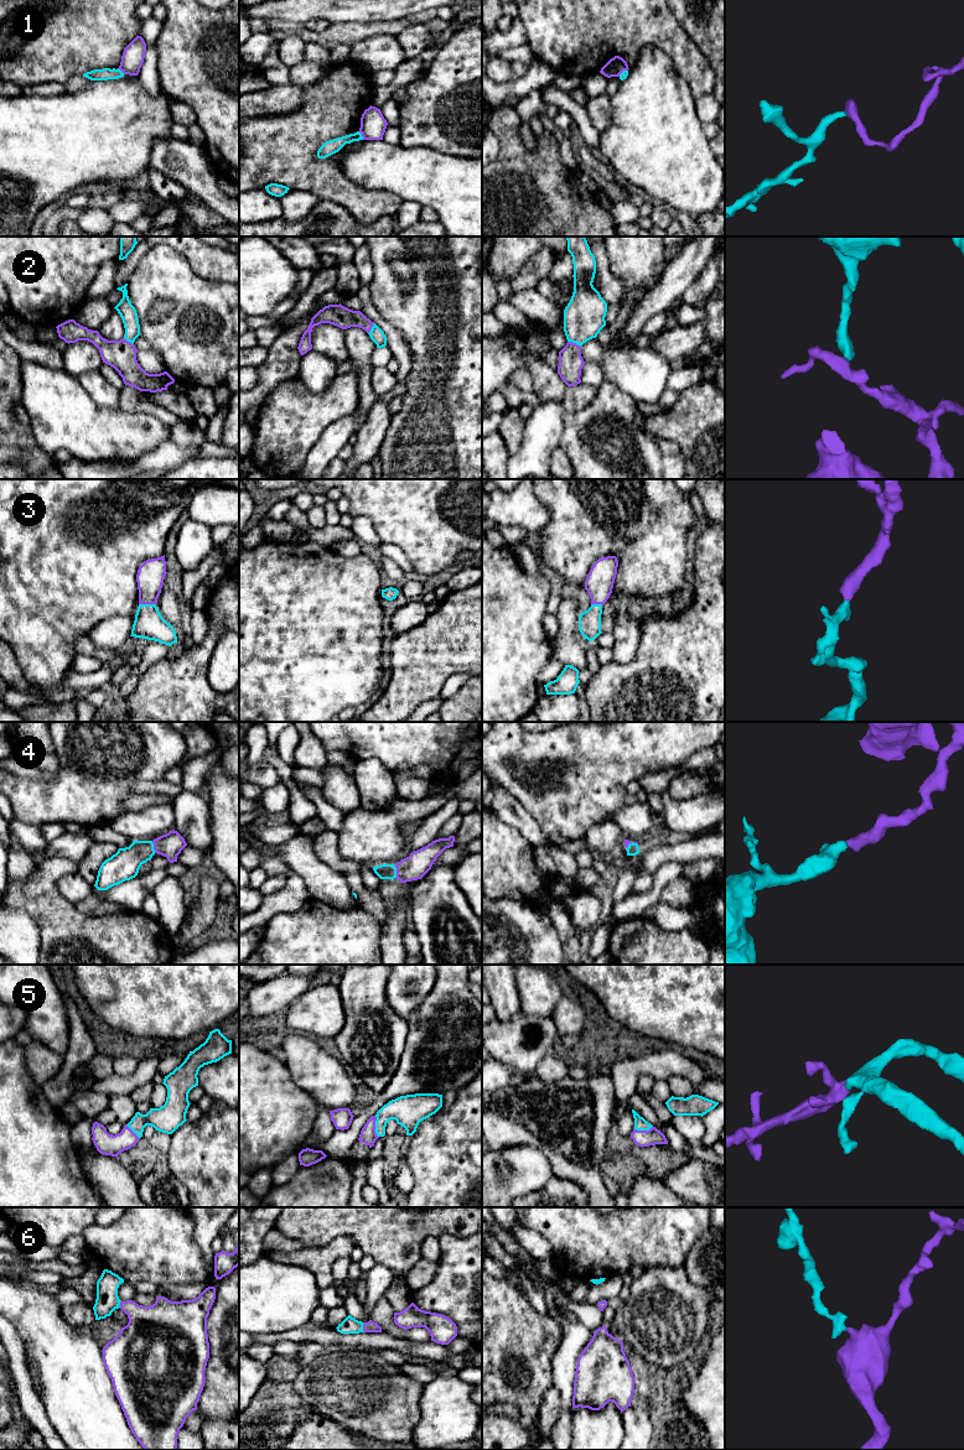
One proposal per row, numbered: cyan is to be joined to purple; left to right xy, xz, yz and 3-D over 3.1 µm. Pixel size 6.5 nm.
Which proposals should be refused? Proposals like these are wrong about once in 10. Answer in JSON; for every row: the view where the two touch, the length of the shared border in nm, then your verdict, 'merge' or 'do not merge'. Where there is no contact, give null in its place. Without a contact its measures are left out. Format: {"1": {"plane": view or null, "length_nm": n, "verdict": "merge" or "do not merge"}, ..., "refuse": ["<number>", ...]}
{"1": {"plane": "xz", "length_nm": 70, "verdict": "do not merge"}, "2": {"plane": "yz", "length_nm": 100, "verdict": "merge"}, "3": {"plane": "xy", "length_nm": 110, "verdict": "merge"}, "4": {"plane": "xy", "length_nm": 80, "verdict": "merge"}, "5": {"plane": "xz", "length_nm": 150, "verdict": "merge"}, "6": {"plane": "xz", "length_nm": 60, "verdict": "merge"}, "refuse": ["1"]}

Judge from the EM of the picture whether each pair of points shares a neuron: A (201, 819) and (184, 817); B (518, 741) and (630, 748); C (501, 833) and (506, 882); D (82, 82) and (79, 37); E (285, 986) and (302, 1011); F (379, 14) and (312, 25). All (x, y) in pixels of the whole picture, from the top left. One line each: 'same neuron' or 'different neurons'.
A: same neuron
B: same neuron
C: same neuron
D: different neurons
E: different neurons
F: different neurons

